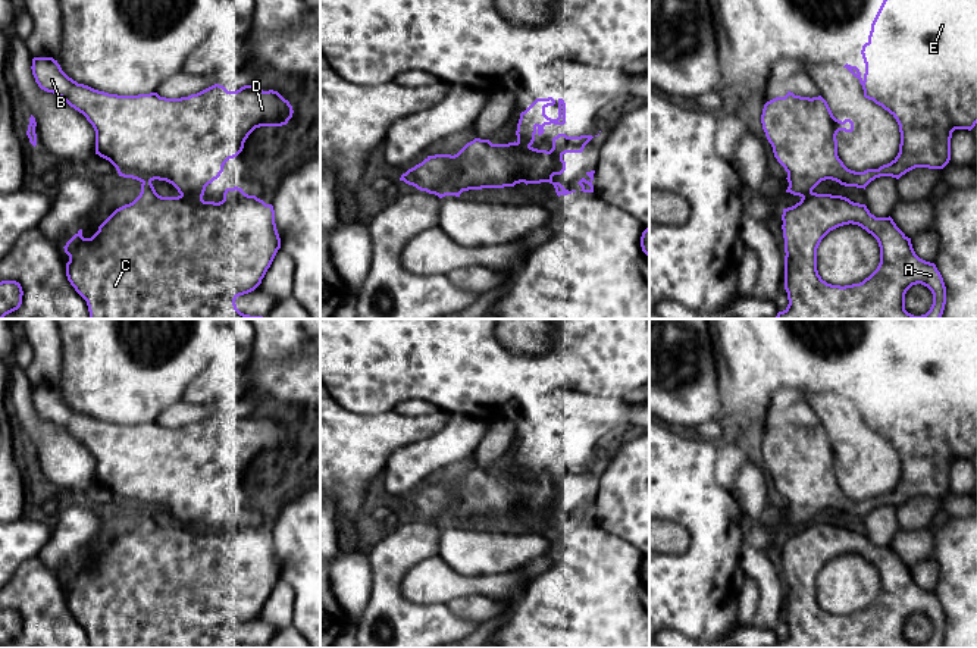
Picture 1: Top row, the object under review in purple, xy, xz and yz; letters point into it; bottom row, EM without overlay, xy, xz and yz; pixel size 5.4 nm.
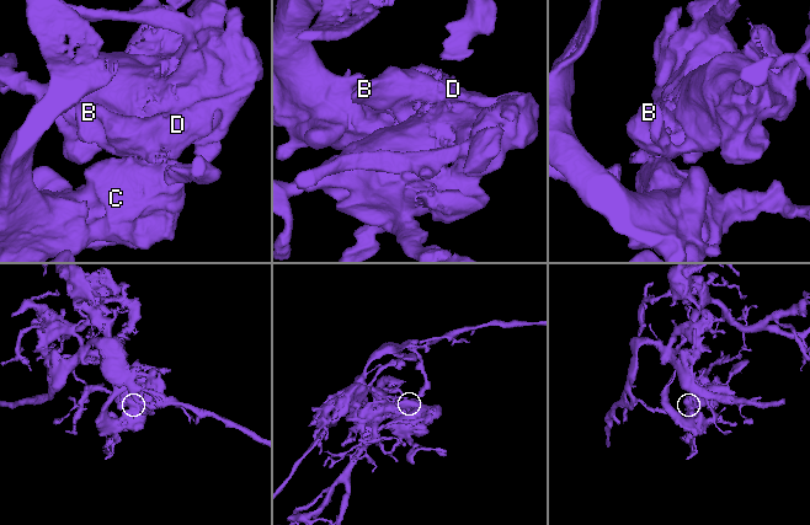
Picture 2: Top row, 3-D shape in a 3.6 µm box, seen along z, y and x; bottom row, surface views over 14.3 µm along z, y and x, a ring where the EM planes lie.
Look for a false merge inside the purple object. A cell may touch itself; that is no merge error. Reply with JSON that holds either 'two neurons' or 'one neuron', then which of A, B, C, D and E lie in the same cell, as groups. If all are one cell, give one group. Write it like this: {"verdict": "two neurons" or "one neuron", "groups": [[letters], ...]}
{"verdict": "one neuron", "groups": [["A", "B", "C", "D", "E"]]}

